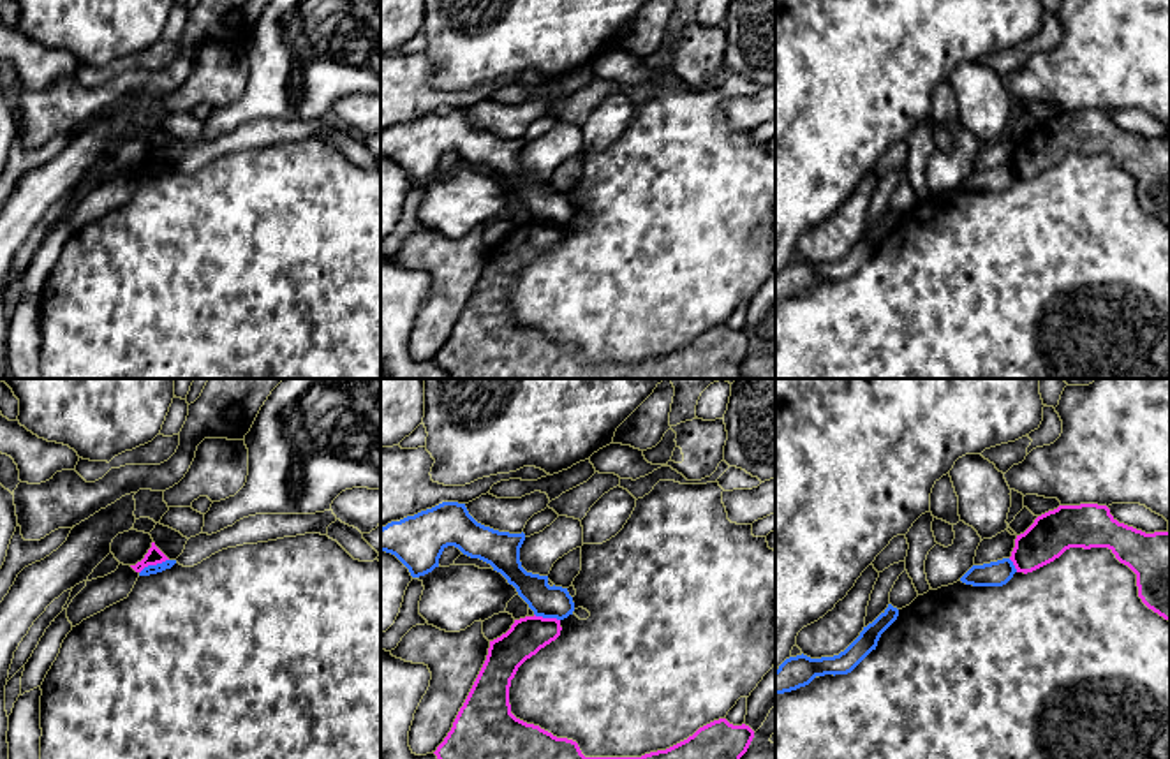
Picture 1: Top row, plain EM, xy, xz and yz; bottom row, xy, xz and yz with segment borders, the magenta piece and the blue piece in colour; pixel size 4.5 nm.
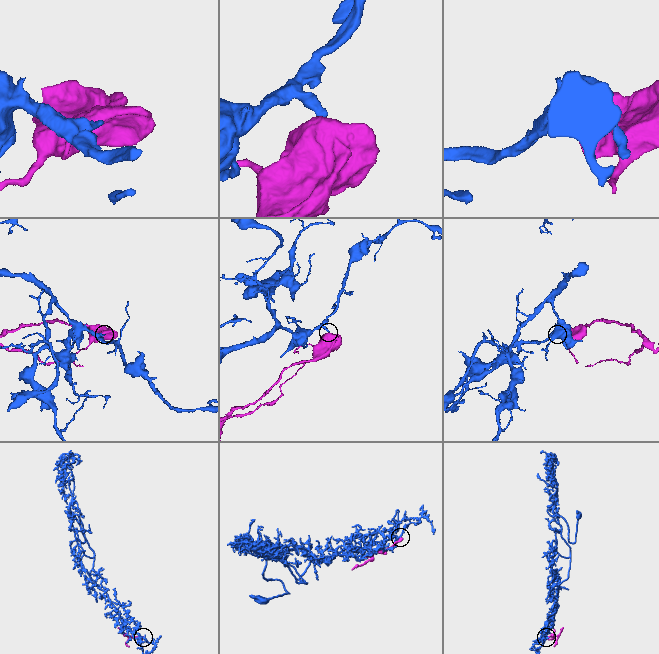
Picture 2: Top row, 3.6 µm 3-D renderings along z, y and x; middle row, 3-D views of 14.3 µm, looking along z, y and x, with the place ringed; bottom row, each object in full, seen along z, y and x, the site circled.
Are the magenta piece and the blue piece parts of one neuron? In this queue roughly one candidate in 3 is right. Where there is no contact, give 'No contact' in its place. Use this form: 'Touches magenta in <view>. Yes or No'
Touches magenta in xy. No

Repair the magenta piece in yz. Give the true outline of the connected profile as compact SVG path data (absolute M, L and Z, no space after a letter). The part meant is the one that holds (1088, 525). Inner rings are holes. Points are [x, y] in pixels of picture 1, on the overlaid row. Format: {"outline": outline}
{"outline": "M1059 505L1017 535L1010 560L1027 574L1070 548L1108 548L1137 574L1142 602L1170 622L1170 530L1145 534L1119 523L1107 505Z"}

